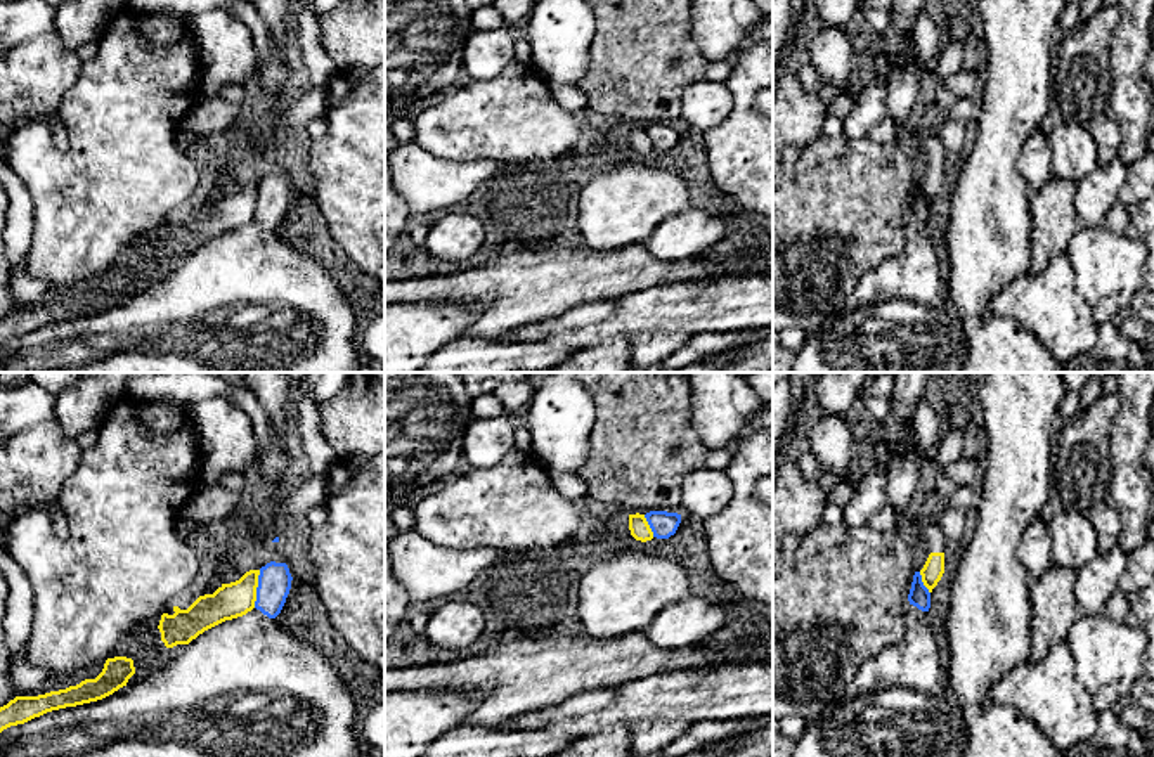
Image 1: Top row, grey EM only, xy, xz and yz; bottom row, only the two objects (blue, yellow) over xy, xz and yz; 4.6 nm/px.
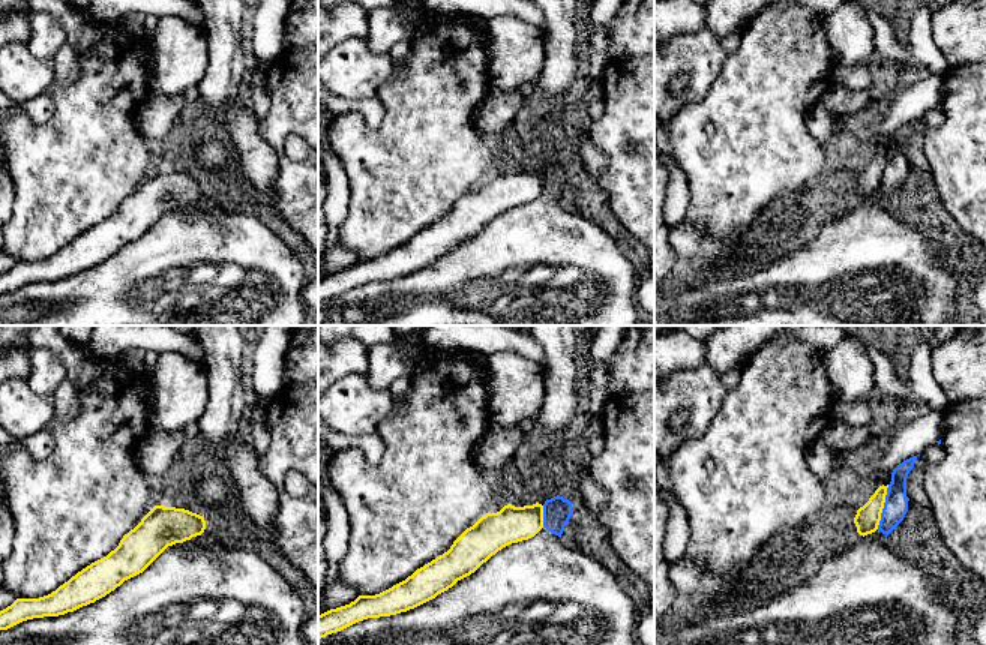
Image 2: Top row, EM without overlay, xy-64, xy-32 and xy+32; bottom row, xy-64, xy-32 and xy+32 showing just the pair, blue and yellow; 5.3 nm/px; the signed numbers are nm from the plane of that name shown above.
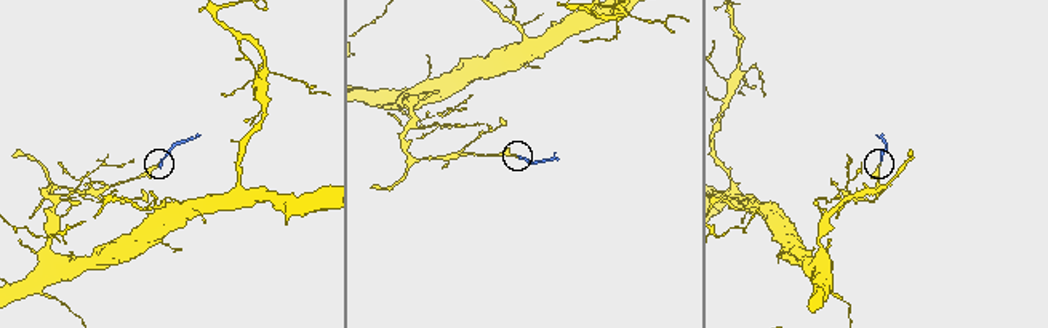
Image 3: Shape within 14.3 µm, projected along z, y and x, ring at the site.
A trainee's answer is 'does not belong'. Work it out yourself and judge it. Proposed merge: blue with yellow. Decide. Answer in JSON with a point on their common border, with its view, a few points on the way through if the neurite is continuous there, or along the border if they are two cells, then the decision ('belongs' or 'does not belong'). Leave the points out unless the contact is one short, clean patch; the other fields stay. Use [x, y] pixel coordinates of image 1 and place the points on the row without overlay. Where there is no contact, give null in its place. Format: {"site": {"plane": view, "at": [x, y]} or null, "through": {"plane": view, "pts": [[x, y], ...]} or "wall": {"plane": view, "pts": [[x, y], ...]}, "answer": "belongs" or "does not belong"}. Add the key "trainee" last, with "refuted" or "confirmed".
{"site": {"plane": "xy", "at": [257, 201]}, "wall": {"plane": "xy", "pts": [[260, 182], [253, 219]]}, "answer": "does not belong", "trainee": "confirmed"}

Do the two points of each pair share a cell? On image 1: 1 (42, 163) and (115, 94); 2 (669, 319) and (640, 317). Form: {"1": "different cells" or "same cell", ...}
{"1": "same cell", "2": "same cell"}

